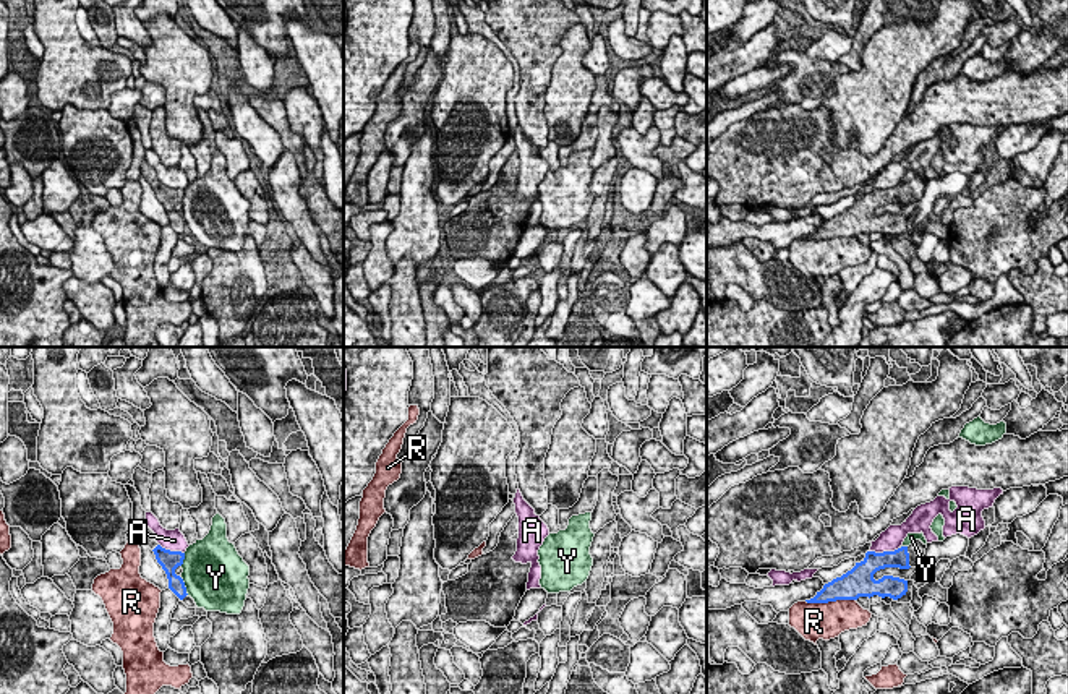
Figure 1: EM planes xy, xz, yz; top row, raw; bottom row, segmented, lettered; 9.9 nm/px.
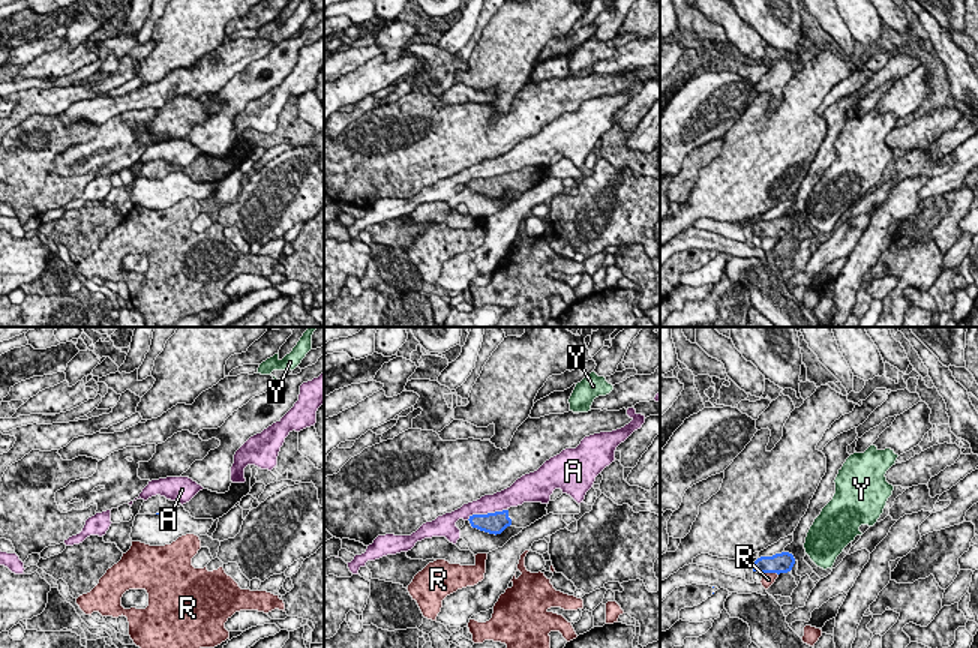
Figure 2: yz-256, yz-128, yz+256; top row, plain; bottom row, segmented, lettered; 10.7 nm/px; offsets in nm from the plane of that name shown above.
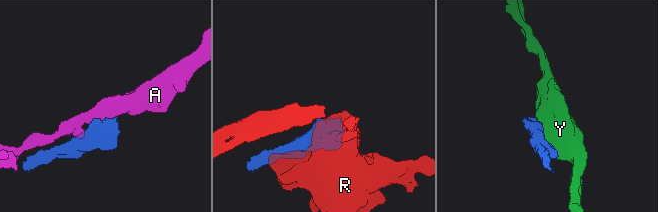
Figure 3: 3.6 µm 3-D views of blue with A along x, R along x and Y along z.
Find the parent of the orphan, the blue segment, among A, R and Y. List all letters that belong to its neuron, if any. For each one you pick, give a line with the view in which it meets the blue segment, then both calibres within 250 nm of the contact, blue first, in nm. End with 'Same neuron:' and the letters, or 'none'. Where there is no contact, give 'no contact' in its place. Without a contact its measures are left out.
Same neuron: none

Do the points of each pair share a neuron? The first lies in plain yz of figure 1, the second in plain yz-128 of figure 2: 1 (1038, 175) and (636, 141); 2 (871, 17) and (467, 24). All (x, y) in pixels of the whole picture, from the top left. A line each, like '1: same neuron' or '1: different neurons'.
1: same neuron
2: different neurons

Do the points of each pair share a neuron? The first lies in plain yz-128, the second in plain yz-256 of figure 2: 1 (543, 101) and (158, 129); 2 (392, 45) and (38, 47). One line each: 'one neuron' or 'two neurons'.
1: one neuron
2: two neurons

